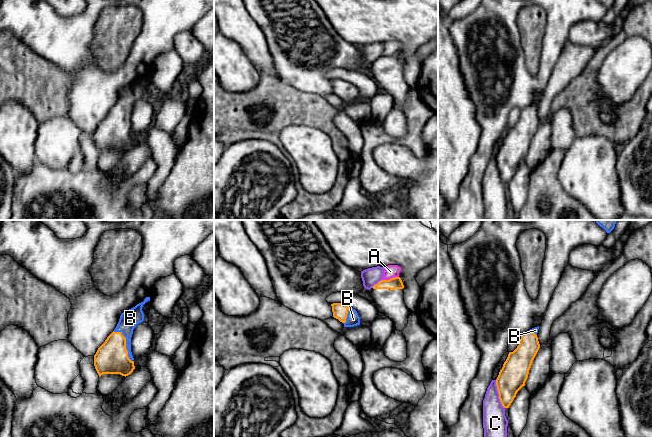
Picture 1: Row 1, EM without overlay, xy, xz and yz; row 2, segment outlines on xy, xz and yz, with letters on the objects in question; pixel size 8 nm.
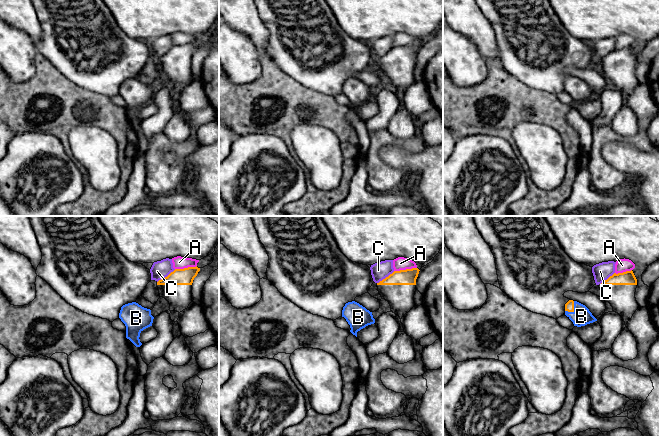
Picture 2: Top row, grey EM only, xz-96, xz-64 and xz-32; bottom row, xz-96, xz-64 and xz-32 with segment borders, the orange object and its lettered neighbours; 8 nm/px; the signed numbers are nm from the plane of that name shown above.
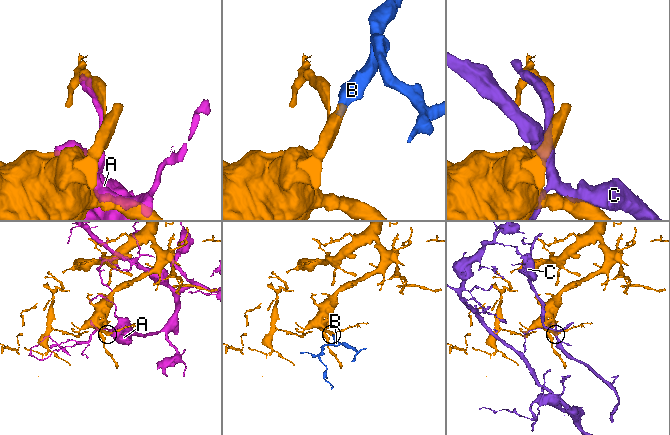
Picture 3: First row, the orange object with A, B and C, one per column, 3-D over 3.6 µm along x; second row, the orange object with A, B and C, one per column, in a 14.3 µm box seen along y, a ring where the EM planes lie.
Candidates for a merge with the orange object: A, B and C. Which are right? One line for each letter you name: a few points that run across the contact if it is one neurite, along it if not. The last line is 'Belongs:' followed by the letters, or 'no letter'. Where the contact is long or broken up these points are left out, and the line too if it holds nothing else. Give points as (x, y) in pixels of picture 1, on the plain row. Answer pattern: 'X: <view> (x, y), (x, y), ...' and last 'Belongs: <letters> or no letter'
B: xy (111, 133), (125, 119), (125, 102), (130, 94)
Belongs: B

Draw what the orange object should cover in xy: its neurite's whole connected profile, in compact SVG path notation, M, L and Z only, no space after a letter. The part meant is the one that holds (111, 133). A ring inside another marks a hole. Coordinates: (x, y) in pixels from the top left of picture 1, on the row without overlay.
M150 73L124 87L114 107L98 124L94 131L94 142L99 153L103 150L120 150L126 153L135 145L131 113L136 101L144 97L142 83L148 77Z

